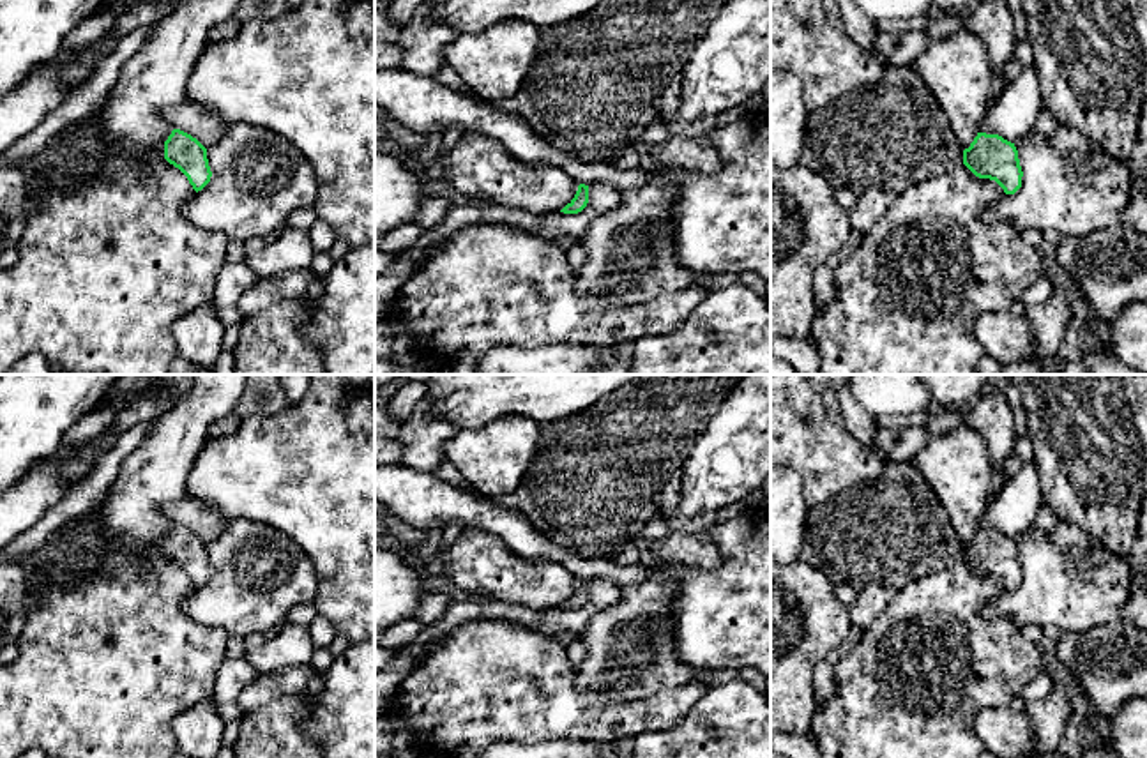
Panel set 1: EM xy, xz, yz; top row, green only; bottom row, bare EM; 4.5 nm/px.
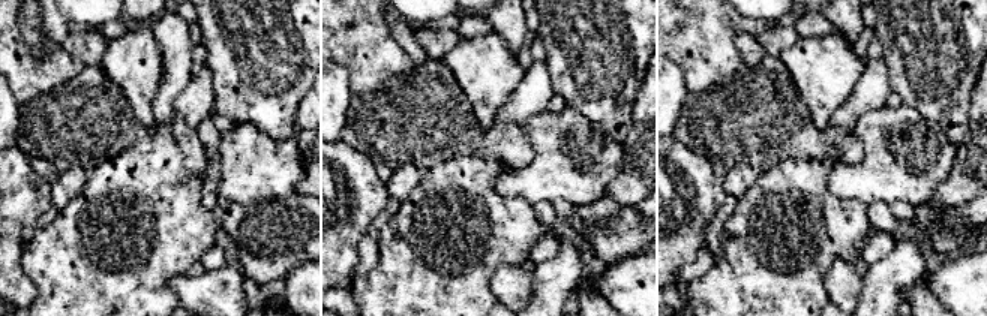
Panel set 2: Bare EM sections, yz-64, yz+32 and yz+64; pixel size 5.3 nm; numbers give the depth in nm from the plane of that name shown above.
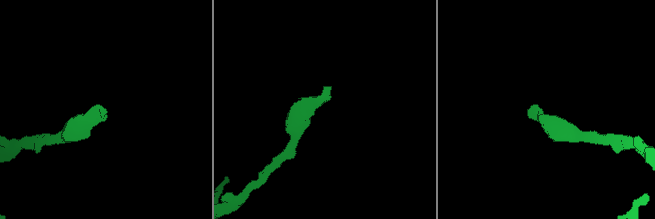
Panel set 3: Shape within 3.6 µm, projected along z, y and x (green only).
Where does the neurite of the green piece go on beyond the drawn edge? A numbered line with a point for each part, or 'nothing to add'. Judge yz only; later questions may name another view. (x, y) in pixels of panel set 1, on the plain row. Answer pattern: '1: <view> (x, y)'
1: yz (893, 530)

